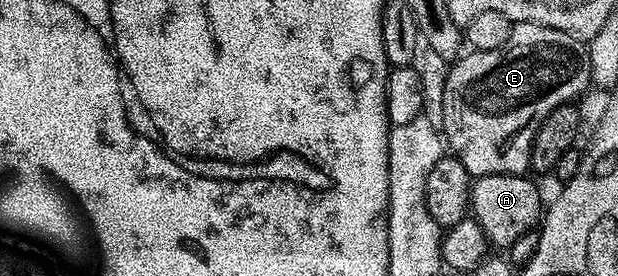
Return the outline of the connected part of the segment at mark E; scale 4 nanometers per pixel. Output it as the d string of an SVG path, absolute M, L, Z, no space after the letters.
M514 24L508 34L508 42L496 50L484 50L483 52L467 51L461 58L449 65L450 73L442 84L442 122L440 132L448 145L449 151L468 170L471 177L491 176L492 174L508 174L509 176L521 176L530 168L530 147L534 136L538 133L538 127L544 122L544 118L552 110L556 110L562 104L577 101L577 96L585 88L591 87L590 82L590 53L583 41L577 40L572 34L564 34L564 30L552 30L548 26L539 24Z

